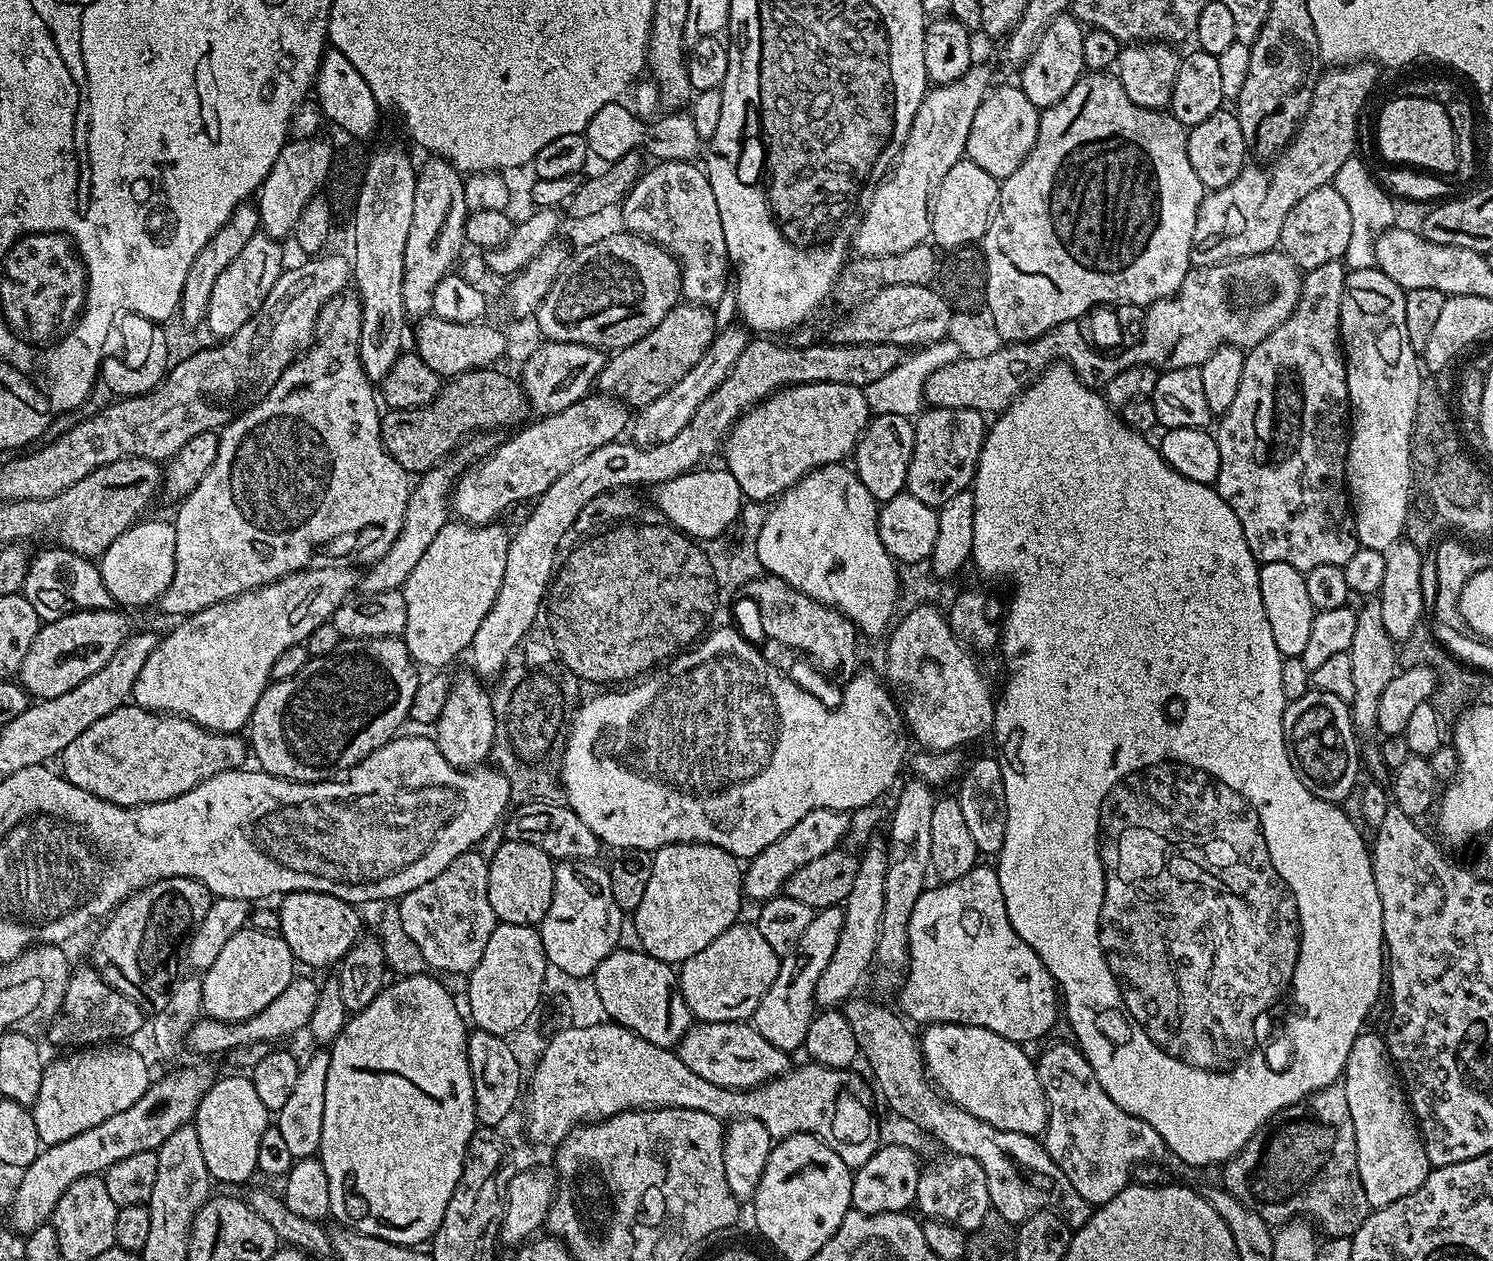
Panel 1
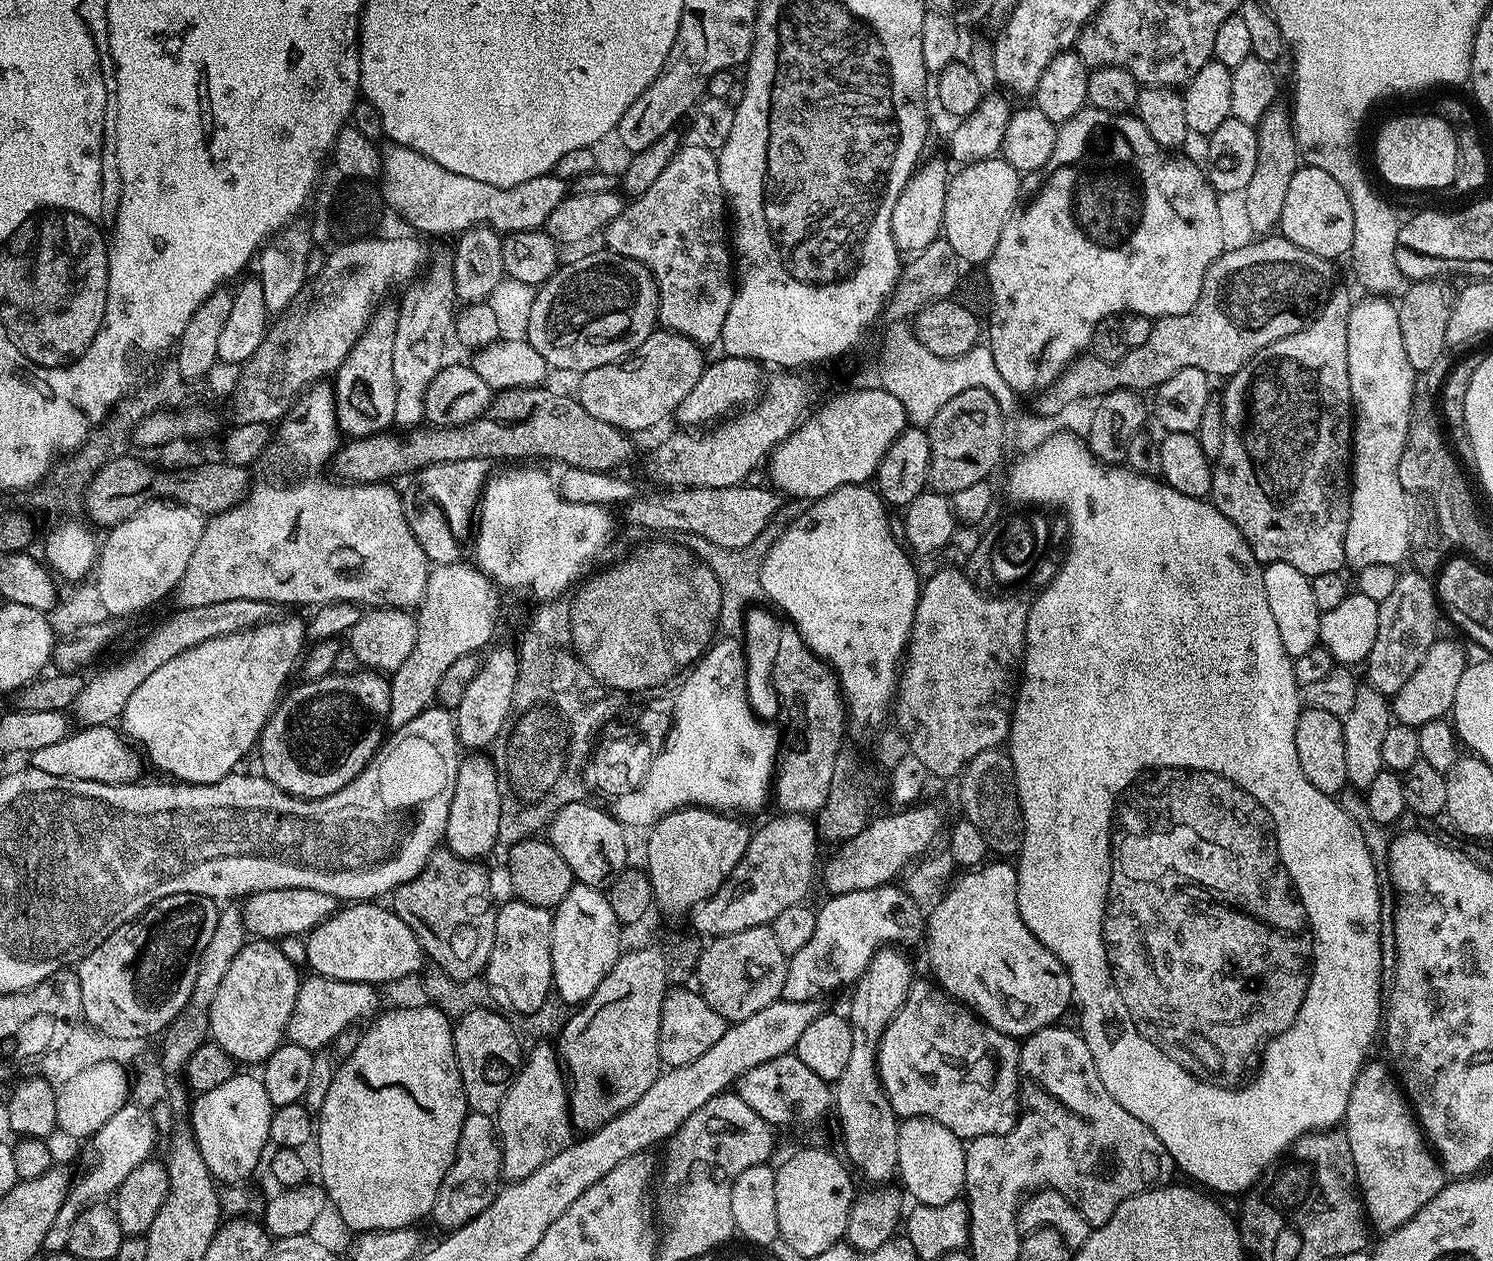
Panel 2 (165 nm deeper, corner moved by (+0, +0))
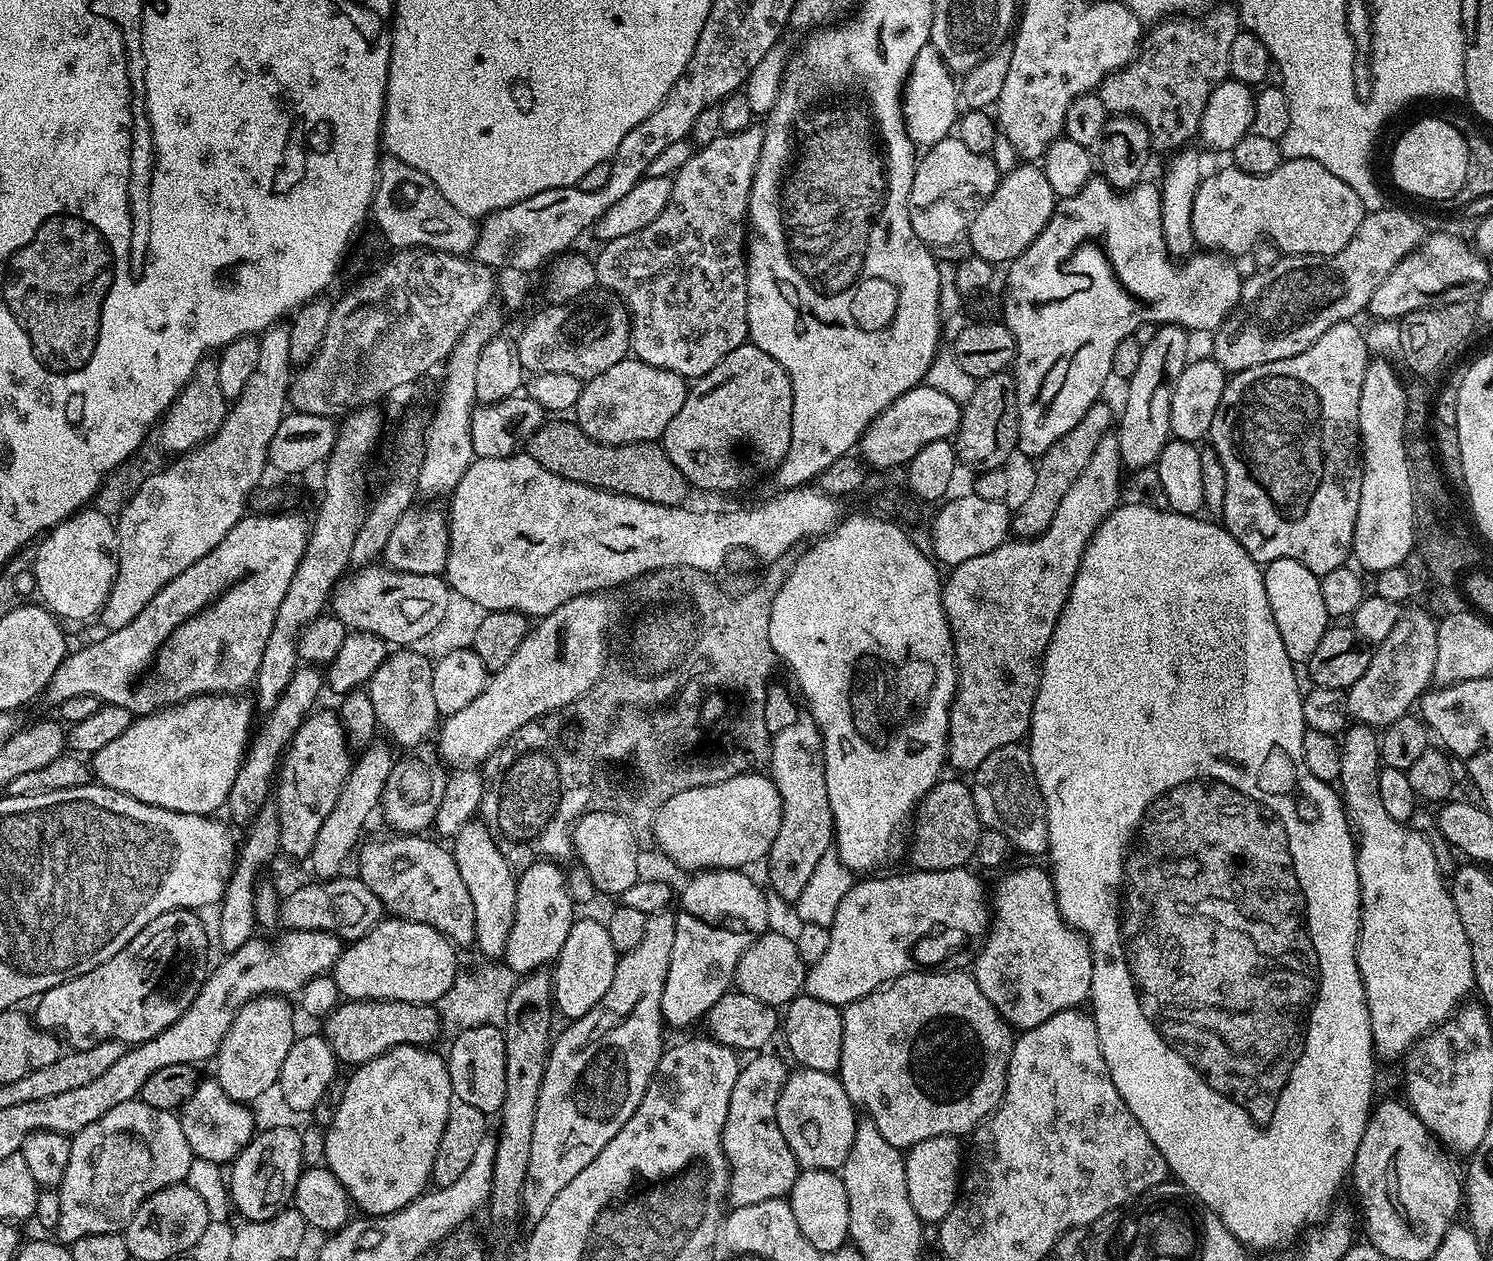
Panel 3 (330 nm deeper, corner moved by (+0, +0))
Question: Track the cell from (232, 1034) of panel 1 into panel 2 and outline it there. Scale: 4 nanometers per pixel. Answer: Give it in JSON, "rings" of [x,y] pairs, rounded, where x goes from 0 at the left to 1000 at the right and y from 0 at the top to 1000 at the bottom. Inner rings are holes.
{"rings":[[[211,772],[207,775],[201,778],[192,822],[195,827],[207,831],[210,836],[219,832],[232,815],[240,813],[240,809],[248,810],[255,802],[255,787],[248,780],[222,777]]]}

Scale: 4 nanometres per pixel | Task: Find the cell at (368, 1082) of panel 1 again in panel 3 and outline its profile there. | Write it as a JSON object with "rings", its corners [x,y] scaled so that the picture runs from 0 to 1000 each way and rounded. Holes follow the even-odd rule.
{"rings":[[[270,828],[240,845],[230,860],[226,883],[218,896],[217,923],[229,937],[233,950],[244,965],[261,964],[269,960],[287,941],[293,906],[304,875],[300,841],[287,830]]]}

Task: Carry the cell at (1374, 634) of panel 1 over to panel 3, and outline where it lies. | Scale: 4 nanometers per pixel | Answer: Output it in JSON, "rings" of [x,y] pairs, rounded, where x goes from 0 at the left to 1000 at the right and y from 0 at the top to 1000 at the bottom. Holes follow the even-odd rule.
{"rings":[[[906,573],[899,584],[899,611],[896,619],[897,627],[899,629],[899,637],[901,645],[910,664],[908,674],[908,689],[910,690],[910,699],[911,700],[911,745],[908,748],[908,762],[911,775],[914,780],[914,787],[916,795],[916,807],[918,807],[918,817],[919,818],[919,830],[921,837],[925,841],[935,841],[942,838],[945,830],[952,822],[956,821],[963,812],[967,811],[987,789],[989,773],[986,765],[986,751],[982,744],[982,738],[979,738],[979,728],[977,728],[977,722],[974,722],[973,708],[971,702],[965,695],[965,685],[962,683],[962,676],[959,669],[951,660],[943,657],[942,653],[931,649],[928,642],[926,640],[926,632],[923,630],[923,614],[926,608],[924,601],[924,584],[916,574]]]}

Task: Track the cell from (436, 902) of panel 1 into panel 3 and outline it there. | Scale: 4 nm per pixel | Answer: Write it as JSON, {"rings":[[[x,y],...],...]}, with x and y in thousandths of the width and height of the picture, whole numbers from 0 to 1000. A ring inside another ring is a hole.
{"rings":[[[284,661],[260,662],[263,663],[252,663],[240,670],[240,698],[253,709],[255,716],[263,727],[288,734],[306,750],[318,749],[317,715],[315,715],[315,706],[307,693],[302,675],[291,669],[295,669],[291,665],[286,666]]]}

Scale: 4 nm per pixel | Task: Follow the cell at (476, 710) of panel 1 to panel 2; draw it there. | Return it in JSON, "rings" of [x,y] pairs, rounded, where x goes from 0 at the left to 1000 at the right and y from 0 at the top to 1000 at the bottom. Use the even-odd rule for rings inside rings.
{"rings":[[[324,598],[309,602],[305,608],[304,630],[299,650],[297,669],[305,679],[317,684],[324,683],[333,672],[334,650],[334,617],[330,603]]]}

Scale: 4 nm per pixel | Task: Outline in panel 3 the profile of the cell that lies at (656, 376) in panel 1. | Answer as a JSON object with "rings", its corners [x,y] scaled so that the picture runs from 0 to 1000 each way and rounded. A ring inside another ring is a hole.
{"rings":[[[425,284],[415,285],[409,293],[390,302],[384,324],[385,335],[402,352],[433,352],[444,347],[446,338],[457,325],[461,302],[449,293],[435,290]]]}

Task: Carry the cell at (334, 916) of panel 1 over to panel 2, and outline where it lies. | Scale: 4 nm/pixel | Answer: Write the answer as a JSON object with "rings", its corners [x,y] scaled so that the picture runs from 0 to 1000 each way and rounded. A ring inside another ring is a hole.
{"rings":[[[236,715],[205,743],[204,753],[206,757],[206,767],[211,773],[222,777],[231,777],[240,780],[258,782],[265,776],[278,774],[285,764],[277,738],[267,728],[262,719],[254,720],[252,715]],[[232,720],[232,721],[230,721]]]}

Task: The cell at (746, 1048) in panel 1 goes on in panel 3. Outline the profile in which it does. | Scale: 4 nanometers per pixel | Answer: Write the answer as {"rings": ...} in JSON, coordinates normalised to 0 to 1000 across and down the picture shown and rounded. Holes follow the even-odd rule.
{"rings":[[[537,846],[528,849],[521,871],[520,886],[521,896],[524,896],[524,902],[526,902],[526,909],[529,909],[537,927],[554,929],[565,927],[569,909],[572,909],[575,882],[562,852]]]}

